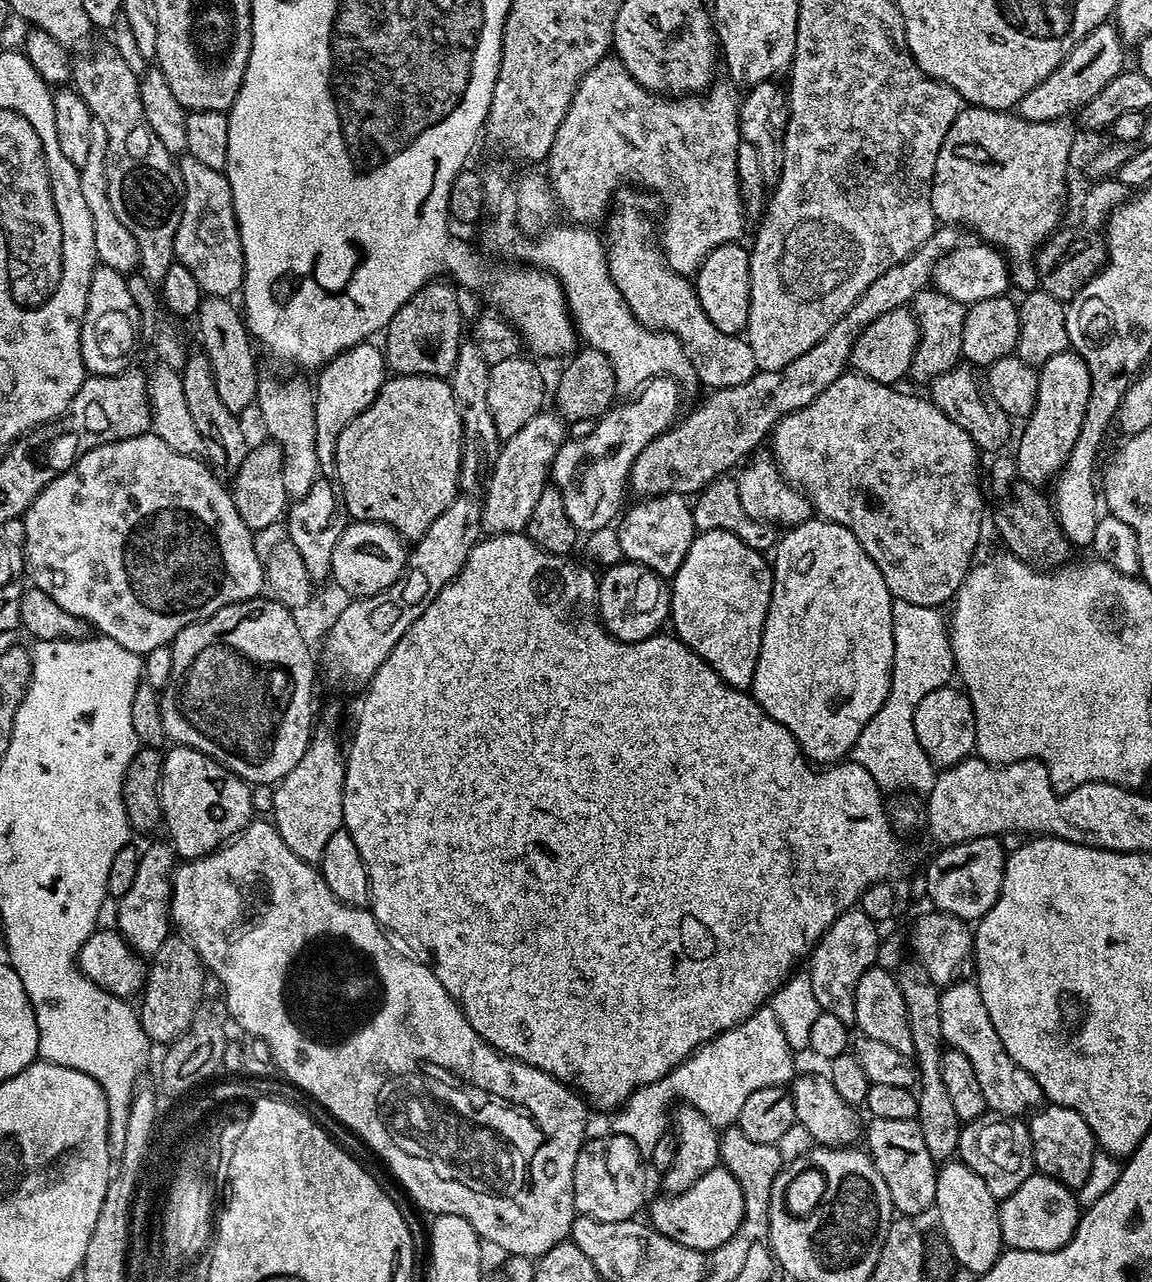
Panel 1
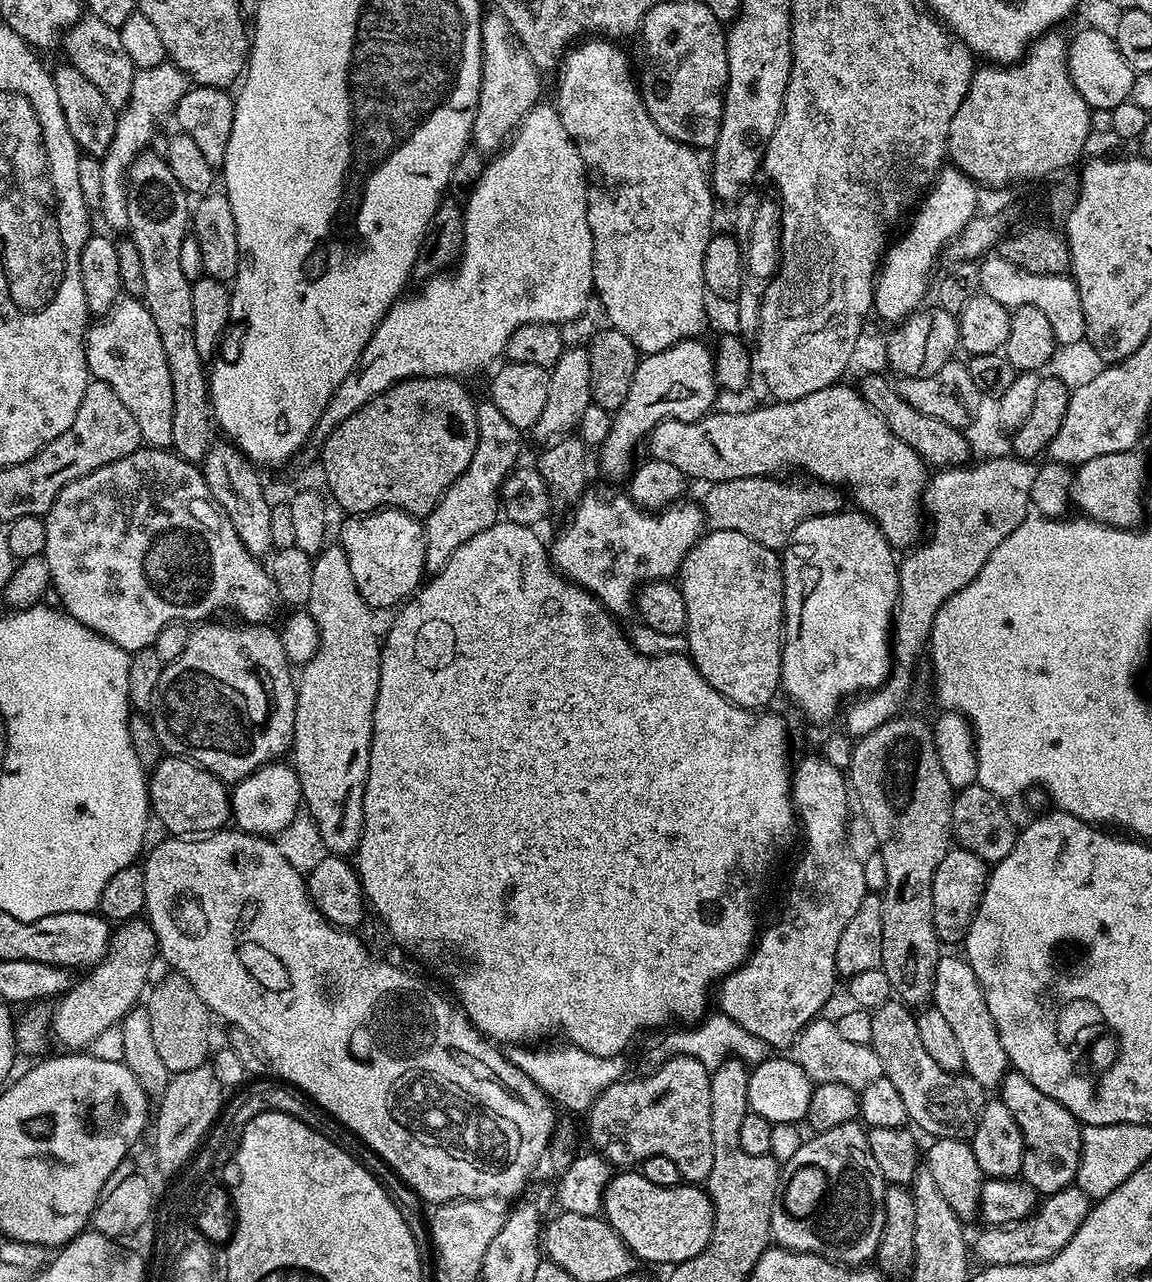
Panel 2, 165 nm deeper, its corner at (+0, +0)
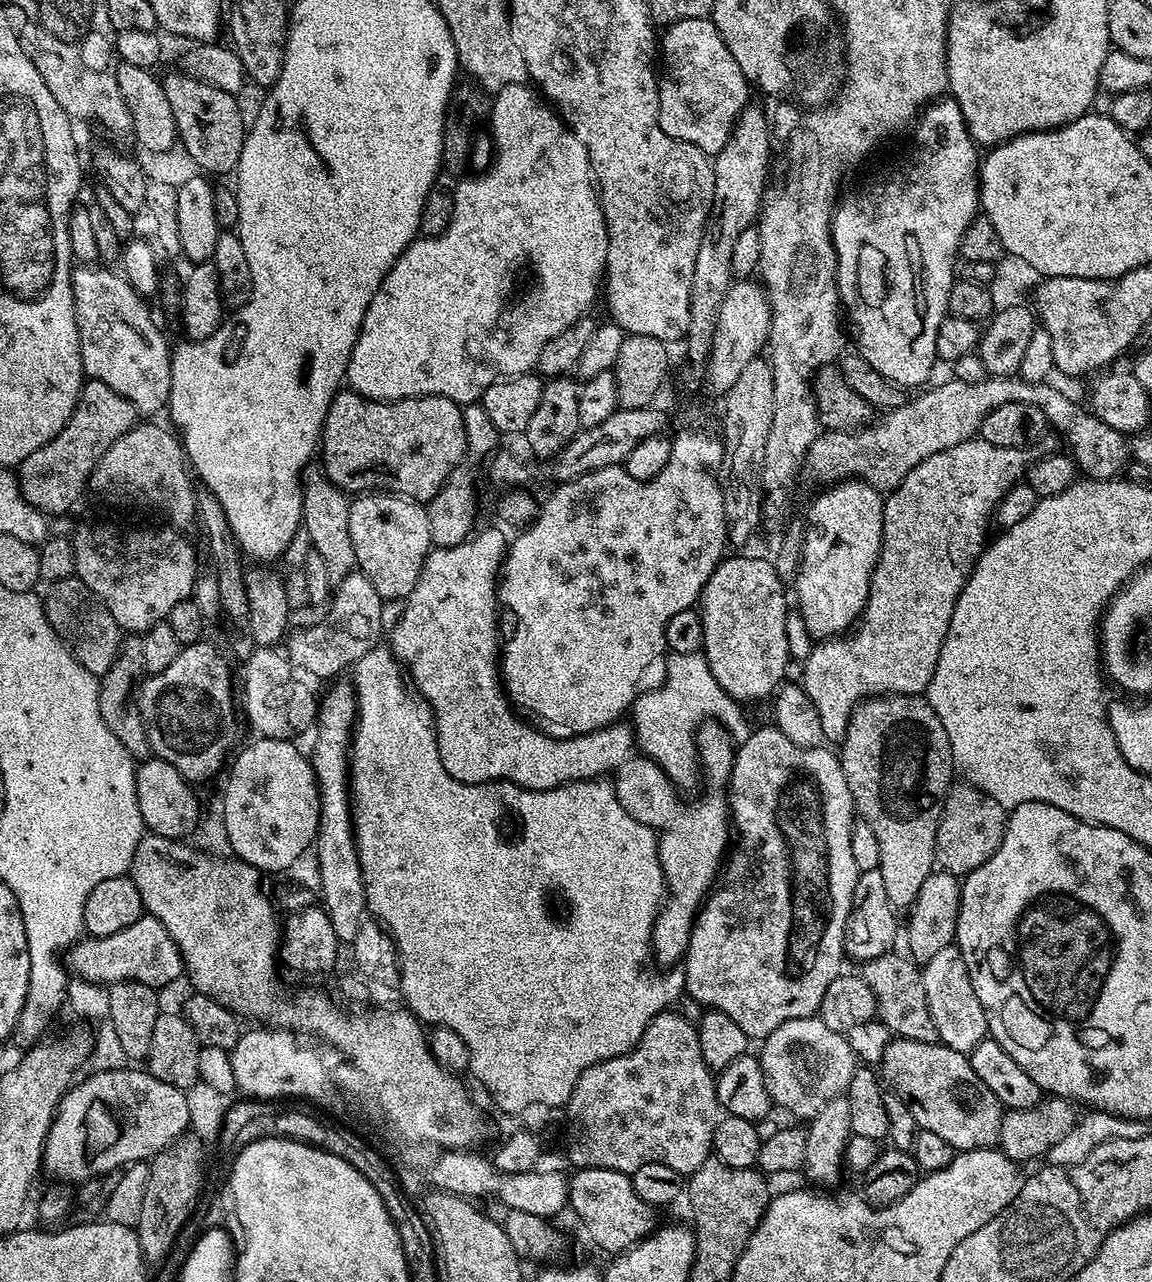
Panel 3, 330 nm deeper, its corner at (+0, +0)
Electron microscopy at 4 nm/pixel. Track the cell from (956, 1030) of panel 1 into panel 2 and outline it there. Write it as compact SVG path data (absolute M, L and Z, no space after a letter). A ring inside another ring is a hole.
M941 955L938 970L934 974L931 1003L938 1010L942 1010L942 1015L948 1019L958 1038L962 1049L963 1071L985 1090L999 1089L1004 1075L1010 1070L1008 1055L1002 1046L1002 1038L998 1038L998 1030L994 1026L990 1006L986 1006L982 986L963 955Z

